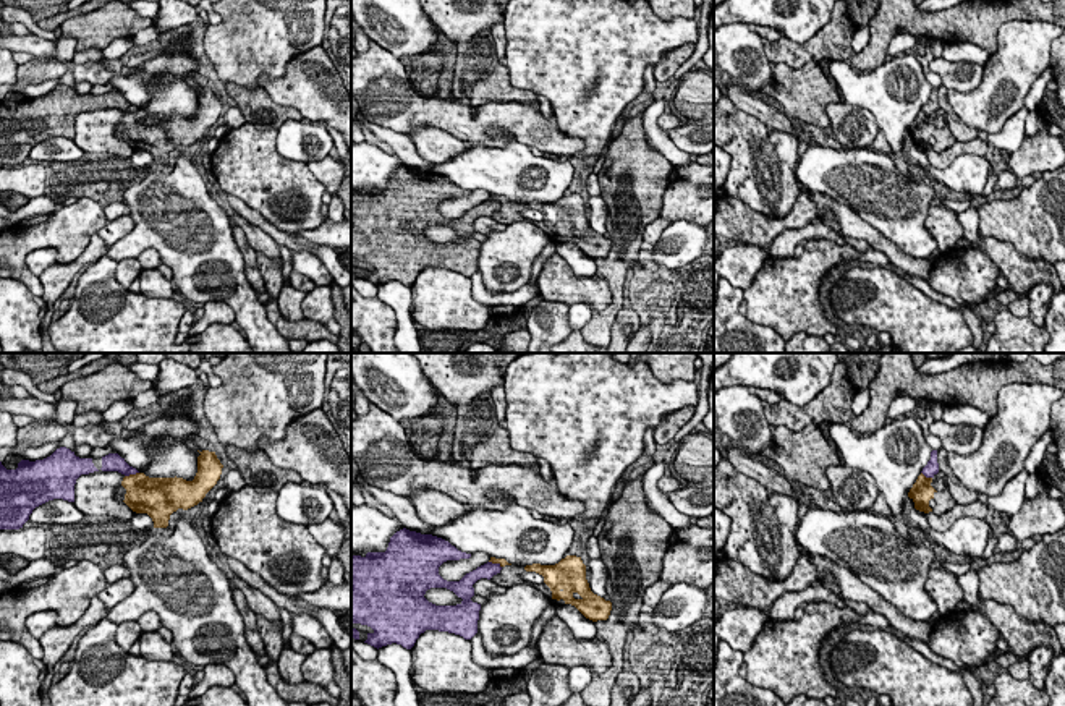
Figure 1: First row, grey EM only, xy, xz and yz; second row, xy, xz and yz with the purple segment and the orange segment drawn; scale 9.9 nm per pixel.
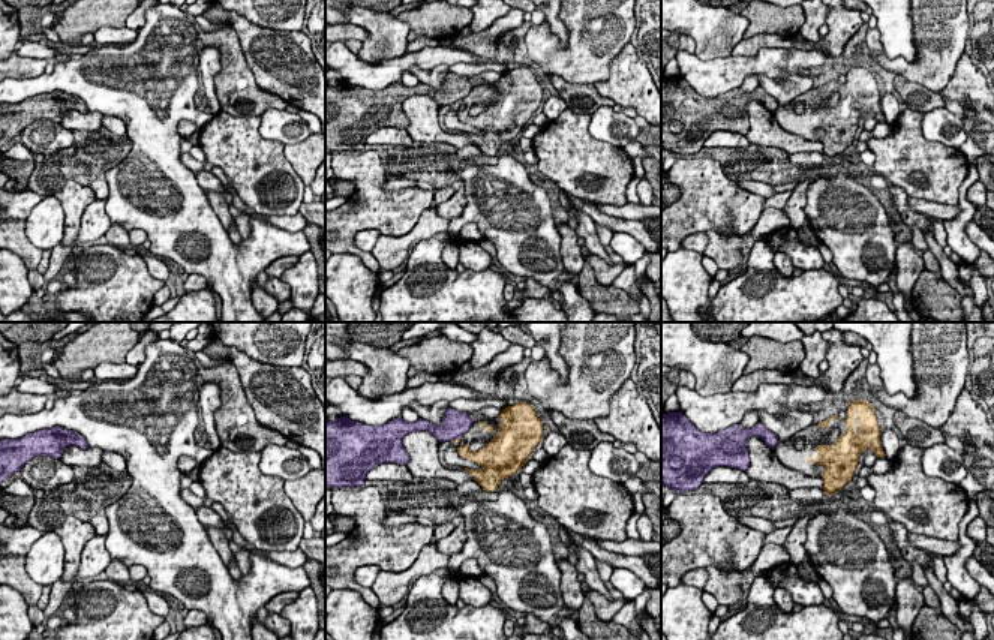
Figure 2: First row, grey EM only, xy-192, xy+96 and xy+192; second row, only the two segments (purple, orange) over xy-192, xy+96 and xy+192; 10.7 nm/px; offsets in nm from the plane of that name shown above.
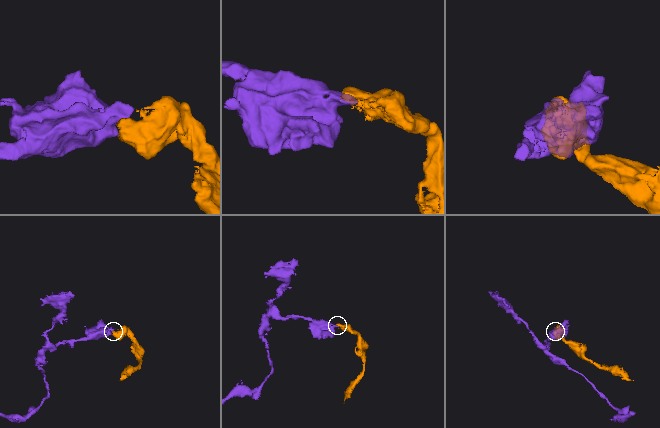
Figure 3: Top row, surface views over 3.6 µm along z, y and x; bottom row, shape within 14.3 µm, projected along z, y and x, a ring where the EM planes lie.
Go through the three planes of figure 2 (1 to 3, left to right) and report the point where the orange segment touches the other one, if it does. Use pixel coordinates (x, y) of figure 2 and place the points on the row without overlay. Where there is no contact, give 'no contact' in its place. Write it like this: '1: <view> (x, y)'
1: no contact
2: no contact
3: no contact

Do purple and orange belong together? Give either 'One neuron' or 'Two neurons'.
Two neurons

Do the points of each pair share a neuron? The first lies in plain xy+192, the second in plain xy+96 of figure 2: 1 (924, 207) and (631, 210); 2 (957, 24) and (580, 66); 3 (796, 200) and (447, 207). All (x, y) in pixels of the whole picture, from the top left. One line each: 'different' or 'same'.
1: same
2: same
3: same

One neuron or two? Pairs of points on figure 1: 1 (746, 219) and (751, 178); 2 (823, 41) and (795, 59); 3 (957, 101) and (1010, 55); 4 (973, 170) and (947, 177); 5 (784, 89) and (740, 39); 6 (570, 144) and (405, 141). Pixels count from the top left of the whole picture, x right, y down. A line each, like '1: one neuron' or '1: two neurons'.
1: two neurons
2: one neuron
3: one neuron
4: one neuron
5: two neurons
6: two neurons

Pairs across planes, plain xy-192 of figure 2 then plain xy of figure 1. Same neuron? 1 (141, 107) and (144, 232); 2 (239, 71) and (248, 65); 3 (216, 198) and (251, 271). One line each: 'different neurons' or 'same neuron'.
1: same neuron
2: different neurons
3: same neuron

